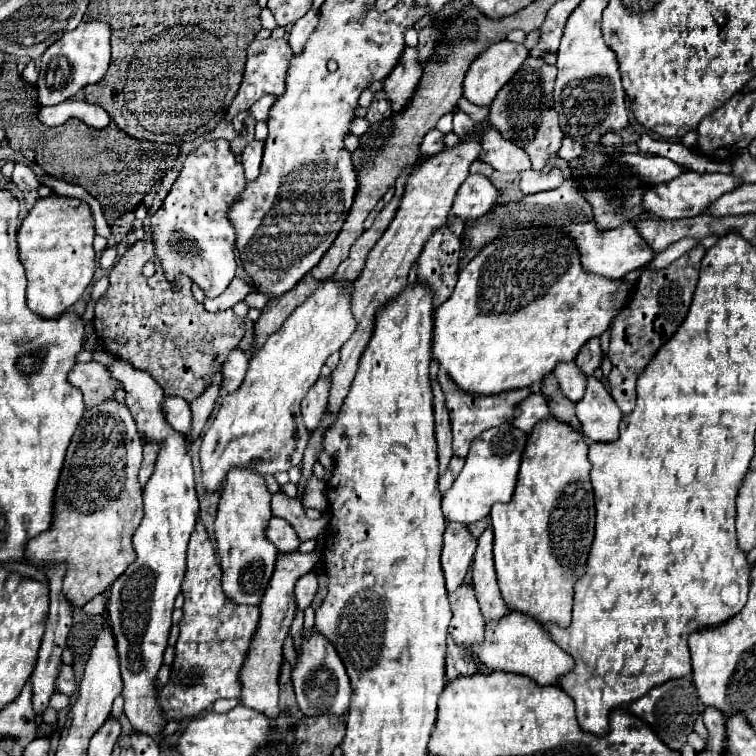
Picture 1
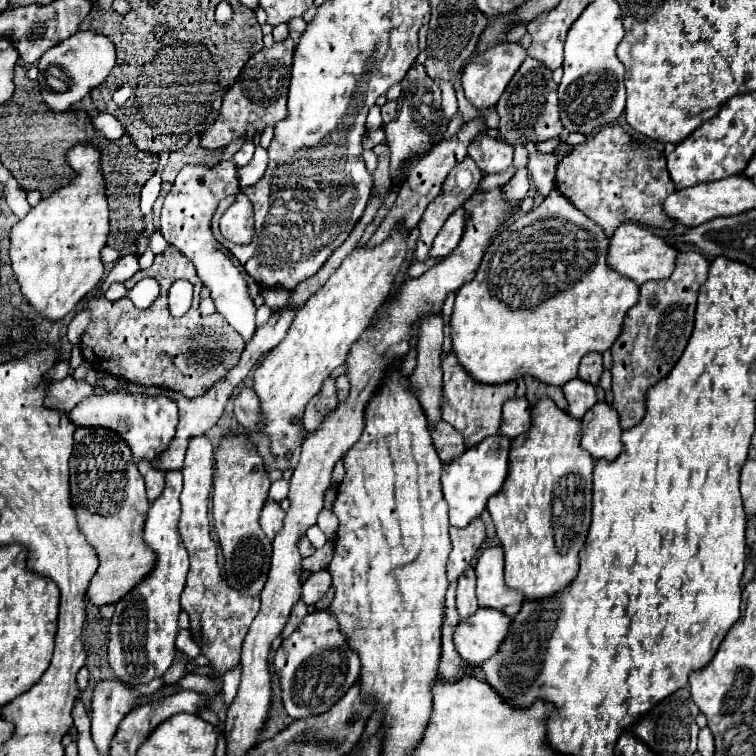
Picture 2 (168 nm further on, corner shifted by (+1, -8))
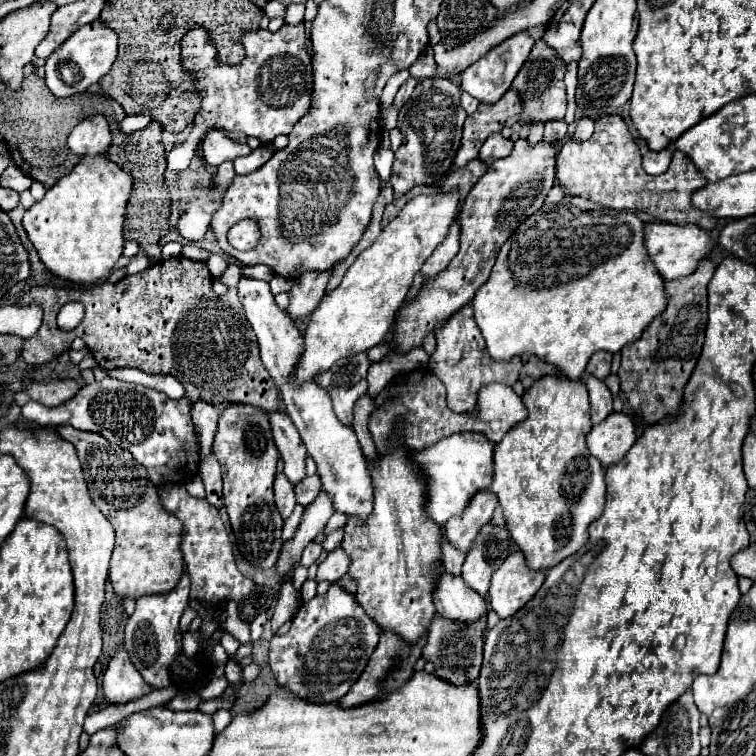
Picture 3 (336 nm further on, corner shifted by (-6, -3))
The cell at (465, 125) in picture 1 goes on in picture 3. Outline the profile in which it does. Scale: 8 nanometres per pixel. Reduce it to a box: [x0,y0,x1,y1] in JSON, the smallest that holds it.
[479,132,513,164]

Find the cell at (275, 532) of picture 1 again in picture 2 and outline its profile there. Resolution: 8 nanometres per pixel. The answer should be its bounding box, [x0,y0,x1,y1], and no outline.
[260,499,284,541]

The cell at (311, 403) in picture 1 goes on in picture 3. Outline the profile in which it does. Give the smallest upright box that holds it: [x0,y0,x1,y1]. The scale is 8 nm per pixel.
[315,352,371,426]

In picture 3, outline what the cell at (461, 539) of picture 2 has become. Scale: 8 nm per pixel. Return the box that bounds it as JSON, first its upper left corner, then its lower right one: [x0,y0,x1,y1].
[445,490,497,552]

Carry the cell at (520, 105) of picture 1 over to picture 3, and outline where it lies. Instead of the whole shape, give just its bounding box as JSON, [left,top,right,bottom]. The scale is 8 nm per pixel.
[513,40,567,124]

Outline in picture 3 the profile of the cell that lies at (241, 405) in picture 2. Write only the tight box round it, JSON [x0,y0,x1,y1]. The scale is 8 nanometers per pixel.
[269,412,307,484]

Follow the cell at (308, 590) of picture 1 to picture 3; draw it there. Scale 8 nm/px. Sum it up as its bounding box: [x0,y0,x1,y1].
[317,546,351,582]

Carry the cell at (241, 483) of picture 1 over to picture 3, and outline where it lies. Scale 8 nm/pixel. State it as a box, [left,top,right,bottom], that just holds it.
[213,404,283,568]

